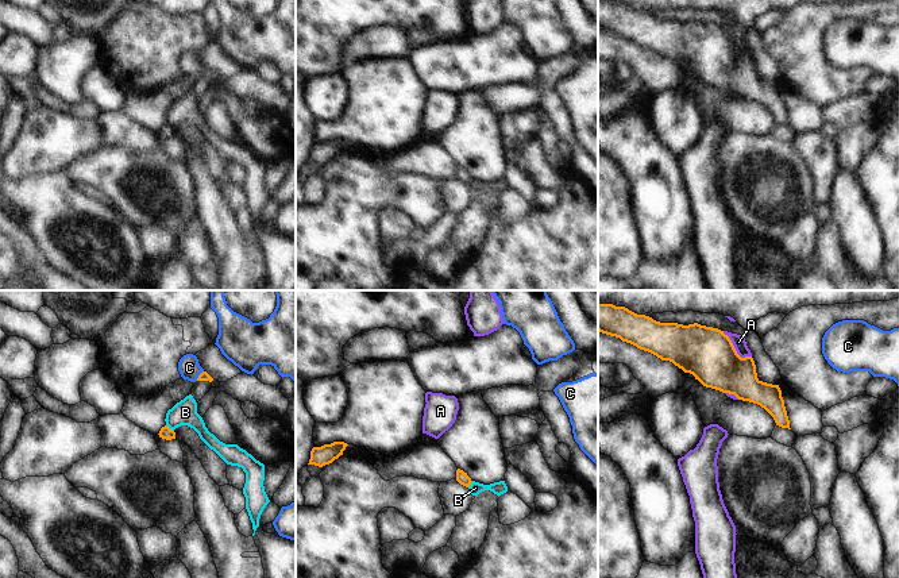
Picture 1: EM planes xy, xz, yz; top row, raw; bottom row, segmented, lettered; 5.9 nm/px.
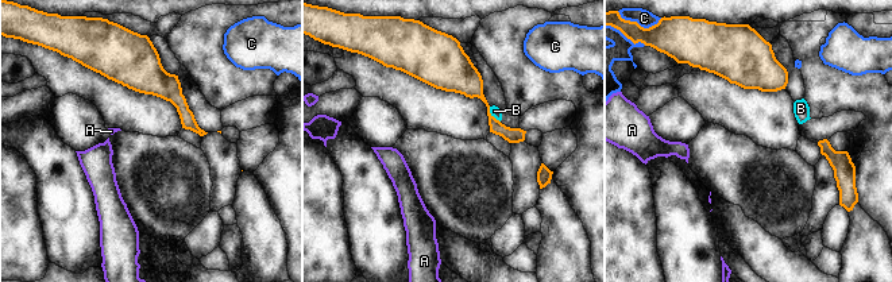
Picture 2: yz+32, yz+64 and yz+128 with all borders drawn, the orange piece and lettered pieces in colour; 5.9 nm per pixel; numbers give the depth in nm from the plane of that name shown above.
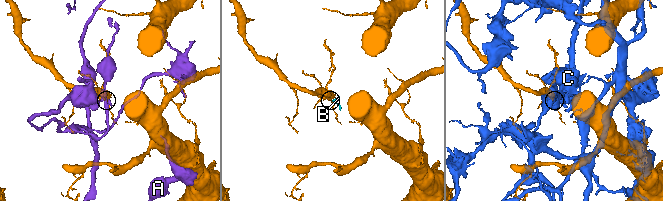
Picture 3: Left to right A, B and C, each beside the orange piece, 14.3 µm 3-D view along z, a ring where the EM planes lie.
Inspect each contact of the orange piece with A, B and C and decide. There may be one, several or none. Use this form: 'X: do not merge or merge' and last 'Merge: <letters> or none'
A: do not merge
B: do not merge
C: do not merge
Merge: none

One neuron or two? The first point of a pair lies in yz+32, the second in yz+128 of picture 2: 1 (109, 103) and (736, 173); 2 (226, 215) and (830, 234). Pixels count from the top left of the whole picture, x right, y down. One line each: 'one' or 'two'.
1: two
2: one

